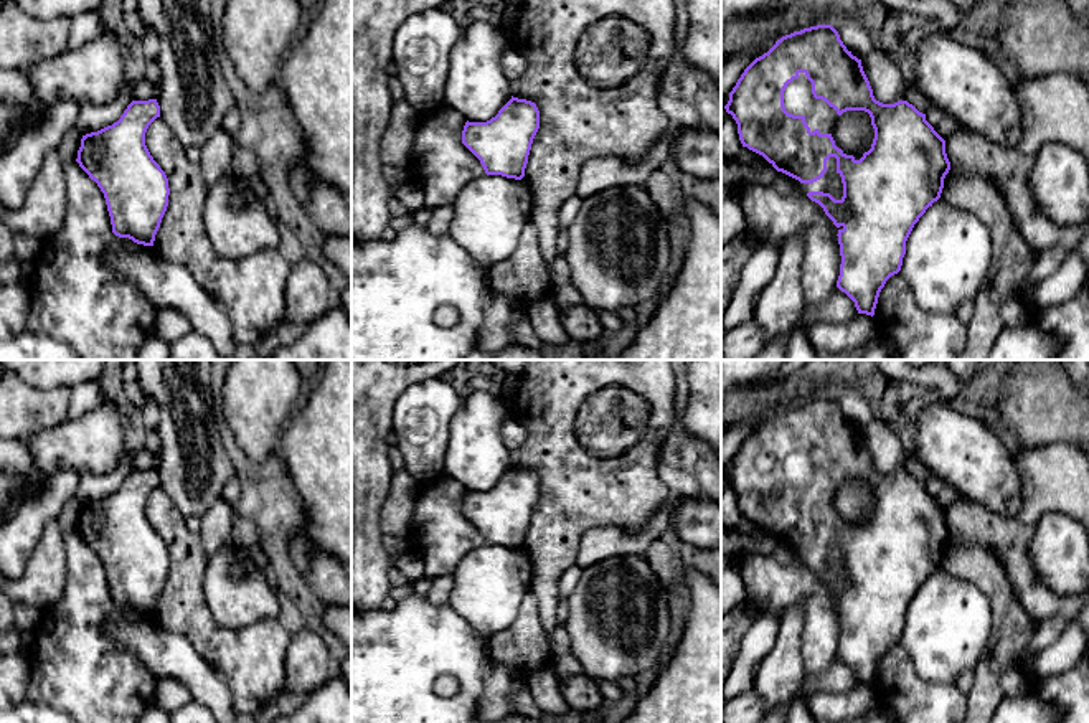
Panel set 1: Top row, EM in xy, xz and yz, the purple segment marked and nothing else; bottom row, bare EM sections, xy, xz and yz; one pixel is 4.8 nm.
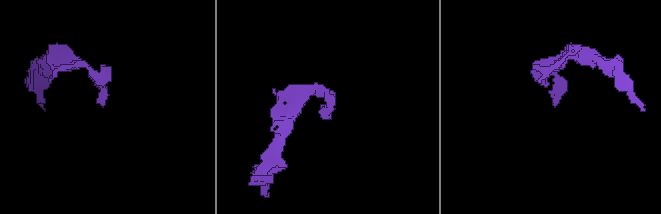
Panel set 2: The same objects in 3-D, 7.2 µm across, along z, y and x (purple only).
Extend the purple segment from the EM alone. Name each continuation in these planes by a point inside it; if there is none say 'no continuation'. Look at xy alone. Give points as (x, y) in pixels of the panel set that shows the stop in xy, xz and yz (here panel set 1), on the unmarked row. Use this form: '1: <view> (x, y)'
no continuation

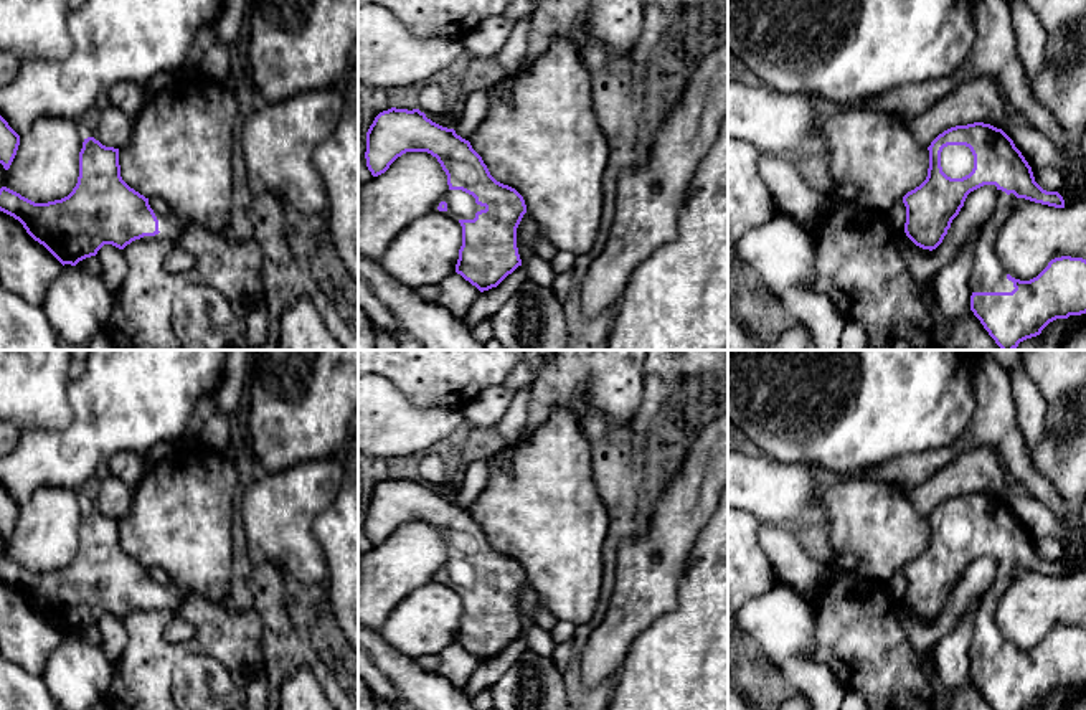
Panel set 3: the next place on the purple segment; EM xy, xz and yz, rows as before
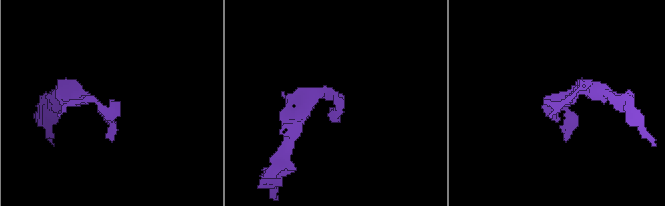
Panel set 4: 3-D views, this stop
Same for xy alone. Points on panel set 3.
1: xy (165, 596)

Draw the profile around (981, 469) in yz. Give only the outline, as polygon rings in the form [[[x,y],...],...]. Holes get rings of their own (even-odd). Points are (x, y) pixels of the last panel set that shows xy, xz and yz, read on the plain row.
[[[980,446],[964,452],[941,467],[929,480],[904,489],[916,510],[929,517],[944,500],[974,492],[1003,497],[1008,474],[995,446]]]

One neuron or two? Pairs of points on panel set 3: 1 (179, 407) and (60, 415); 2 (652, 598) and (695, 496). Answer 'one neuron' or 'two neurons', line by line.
1: two neurons
2: one neuron

